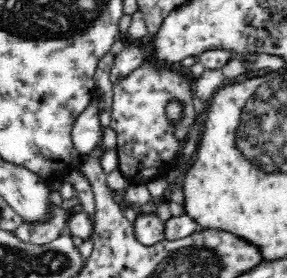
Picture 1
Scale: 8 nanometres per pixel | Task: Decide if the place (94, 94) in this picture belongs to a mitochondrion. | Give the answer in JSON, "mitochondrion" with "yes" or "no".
{"mitochondrion":"no"}

